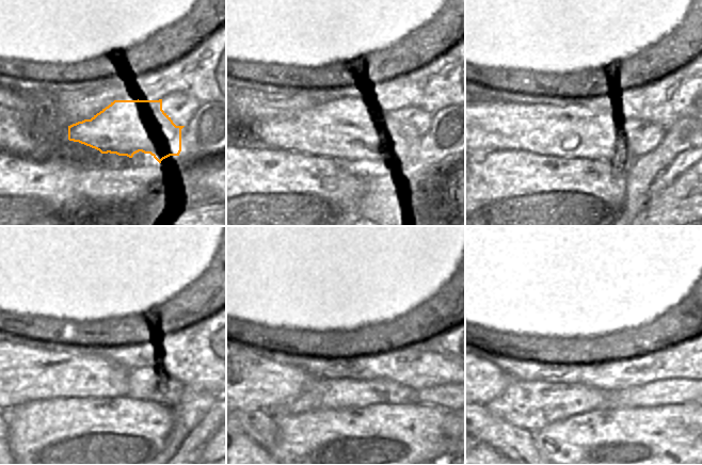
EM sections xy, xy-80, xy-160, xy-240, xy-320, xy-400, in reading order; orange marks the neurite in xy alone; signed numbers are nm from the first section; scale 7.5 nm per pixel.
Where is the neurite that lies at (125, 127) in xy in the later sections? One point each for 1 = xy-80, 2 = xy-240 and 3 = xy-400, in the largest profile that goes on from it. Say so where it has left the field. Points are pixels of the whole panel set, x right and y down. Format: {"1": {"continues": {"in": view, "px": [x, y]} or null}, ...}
{"1": {"continues": {"in": "xy-80", "px": [346, 129]}}, "2": {"continues": {"in": "xy-240", "px": [9, 374]}}, "3": {"continues": {"in": "xy-400", "px": [487, 381]}}}

